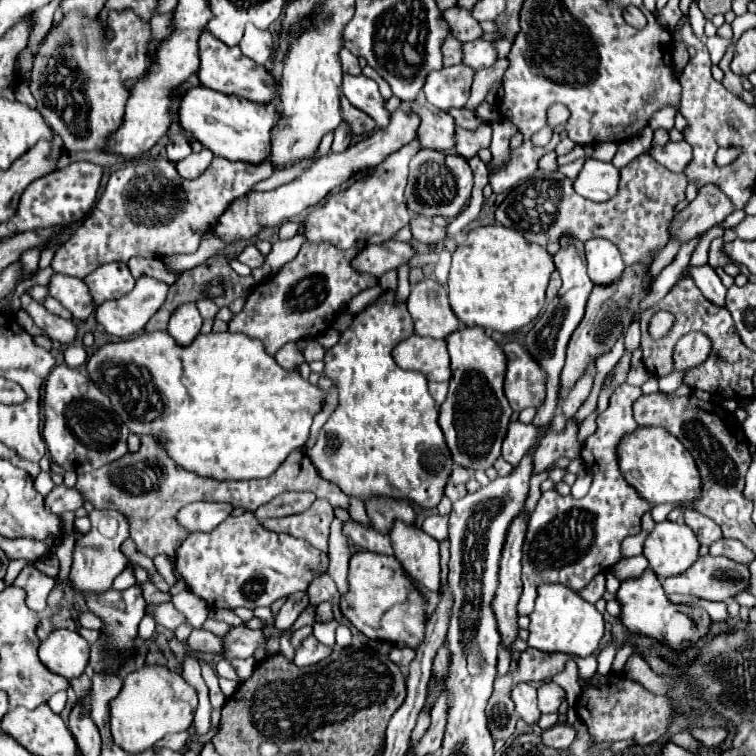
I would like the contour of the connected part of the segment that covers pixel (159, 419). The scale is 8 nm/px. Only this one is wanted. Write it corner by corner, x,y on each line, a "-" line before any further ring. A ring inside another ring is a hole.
143,332
143,334
139,334
131,340
103,344
87,360
87,372
89,372
89,380
93,380
93,384
97,384
101,388
101,392
105,392
109,396
109,400
113,404
113,410
121,416
121,420
125,420
125,424
129,426
129,430
133,434
137,434
137,436
145,436
145,434
155,436
159,442
163,442
165,450
169,452
169,458
173,458
177,464
181,464
183,468
193,470
201,476
213,476
217,480
251,480
251,478
271,476
293,450
299,450
307,442
313,416
321,410
321,406
325,402
325,392
323,390
319,390
317,386
311,386
307,380
301,378
299,372
281,368
275,362
275,358
265,352
263,344
259,344
257,340
249,340
249,336
245,336
245,334
231,334
231,332
199,334
197,340
193,340
193,344
189,344
187,348
181,348
167,332
149,332
149,334
-
227,474
251,474
251,476
227,478

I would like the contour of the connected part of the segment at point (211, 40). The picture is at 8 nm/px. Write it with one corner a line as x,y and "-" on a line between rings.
203,32
199,38
199,58
201,58
201,66
199,66
199,80
205,88
223,92
223,94
235,94
235,96
243,96
247,100
253,102
273,102
279,96
279,90
275,86
275,80
271,76
271,72
249,60
247,56
243,56
243,52
239,50
239,46
225,46
221,44
221,40
217,40
211,32

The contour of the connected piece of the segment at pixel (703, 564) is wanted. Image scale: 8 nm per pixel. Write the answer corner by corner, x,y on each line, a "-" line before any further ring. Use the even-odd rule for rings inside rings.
701,556
687,572
665,578
663,590
667,596
671,594
691,594
705,600
731,600
737,592
745,590
749,578
749,570
745,564
735,564
729,558
713,558
713,556

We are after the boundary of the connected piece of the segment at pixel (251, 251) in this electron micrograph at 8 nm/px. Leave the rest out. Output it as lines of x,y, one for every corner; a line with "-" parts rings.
251,244
251,246
247,246
247,248
239,254
239,260
241,260
243,264
247,264
249,268
257,268
257,266
261,266
261,264
265,262
265,256

